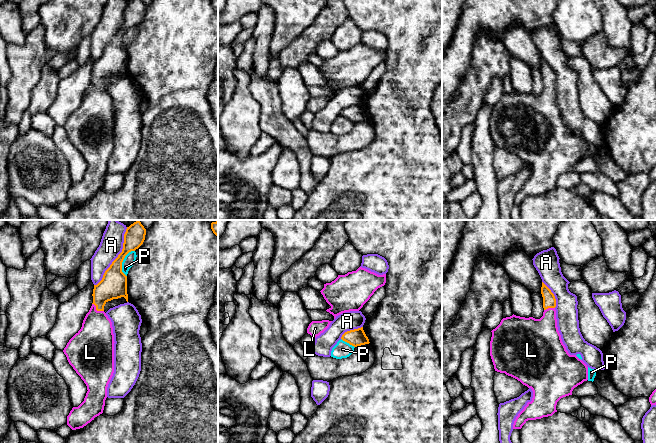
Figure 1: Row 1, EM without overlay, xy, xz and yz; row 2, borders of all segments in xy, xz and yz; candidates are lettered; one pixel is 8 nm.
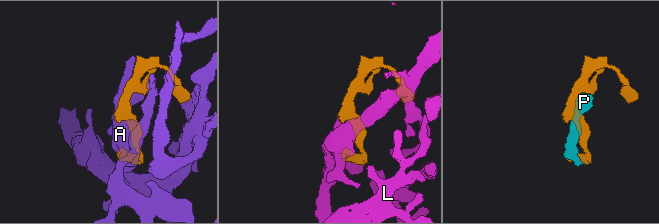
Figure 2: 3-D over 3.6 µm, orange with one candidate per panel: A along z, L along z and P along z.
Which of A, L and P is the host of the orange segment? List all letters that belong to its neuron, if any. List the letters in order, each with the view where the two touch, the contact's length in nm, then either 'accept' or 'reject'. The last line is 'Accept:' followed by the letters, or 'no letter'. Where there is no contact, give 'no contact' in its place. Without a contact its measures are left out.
A: xy | 550 nm | reject
L: xy | 120 nm | accept
P: xy | 220 nm | reject
Accept: L

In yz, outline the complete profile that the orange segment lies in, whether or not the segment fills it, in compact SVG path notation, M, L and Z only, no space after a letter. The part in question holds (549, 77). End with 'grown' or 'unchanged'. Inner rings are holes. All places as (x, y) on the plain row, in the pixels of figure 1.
M542 58L543 92L540 95L516 91L503 94L493 105L490 117L490 132L497 148L511 152L531 164L533 174L516 193L513 205L521 205L528 196L552 192L557 178L572 171L575 163L588 156L588 143L576 131L570 131L562 118L557 103L556 75Z | grown

